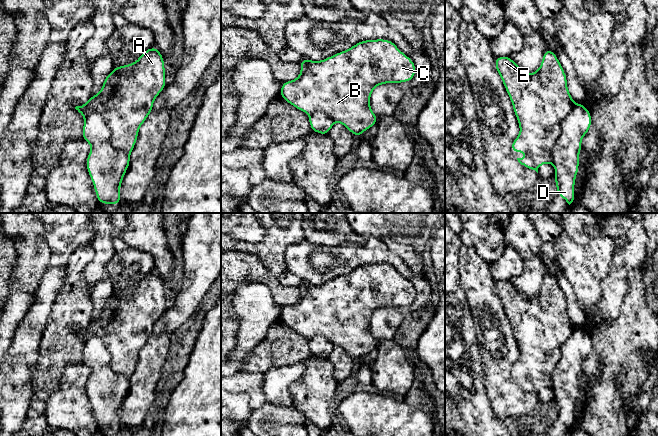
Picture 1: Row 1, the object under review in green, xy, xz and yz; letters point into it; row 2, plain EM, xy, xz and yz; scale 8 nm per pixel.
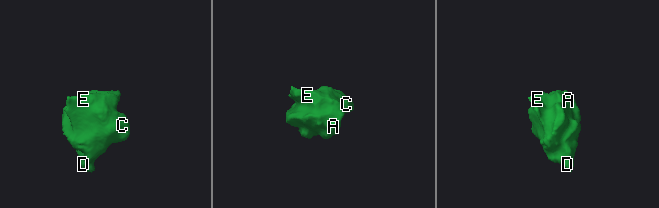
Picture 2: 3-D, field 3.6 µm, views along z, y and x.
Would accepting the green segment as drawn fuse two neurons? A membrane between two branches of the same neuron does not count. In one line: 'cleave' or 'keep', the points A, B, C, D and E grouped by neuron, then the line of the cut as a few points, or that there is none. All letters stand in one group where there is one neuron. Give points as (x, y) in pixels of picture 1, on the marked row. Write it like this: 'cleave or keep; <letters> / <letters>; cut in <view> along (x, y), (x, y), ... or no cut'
cleave; A B C E / D; cut in xy along (85, 117), (98, 112), (110, 131), (109, 142), (129, 155)

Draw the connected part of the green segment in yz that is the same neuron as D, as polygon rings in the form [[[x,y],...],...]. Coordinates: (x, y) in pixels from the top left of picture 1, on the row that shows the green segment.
[[[575,104],[561,123],[561,134],[553,149],[556,193],[569,205],[573,202],[575,179],[579,169],[581,140],[592,124],[590,111],[582,104]]]

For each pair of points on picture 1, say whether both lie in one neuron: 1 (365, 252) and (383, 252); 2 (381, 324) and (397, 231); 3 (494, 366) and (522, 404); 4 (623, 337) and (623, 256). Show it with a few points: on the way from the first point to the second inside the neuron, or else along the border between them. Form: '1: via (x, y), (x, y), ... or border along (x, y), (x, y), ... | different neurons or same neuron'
1: via (369, 252), (379, 252) | same neuron
2: border along (367, 238), (379, 237), (383, 240) | different neurons
3: via (497, 375), (498, 380), (513, 395) | same neuron
4: border along (628, 275), (628, 289), (620, 313), (614, 320) | different neurons

